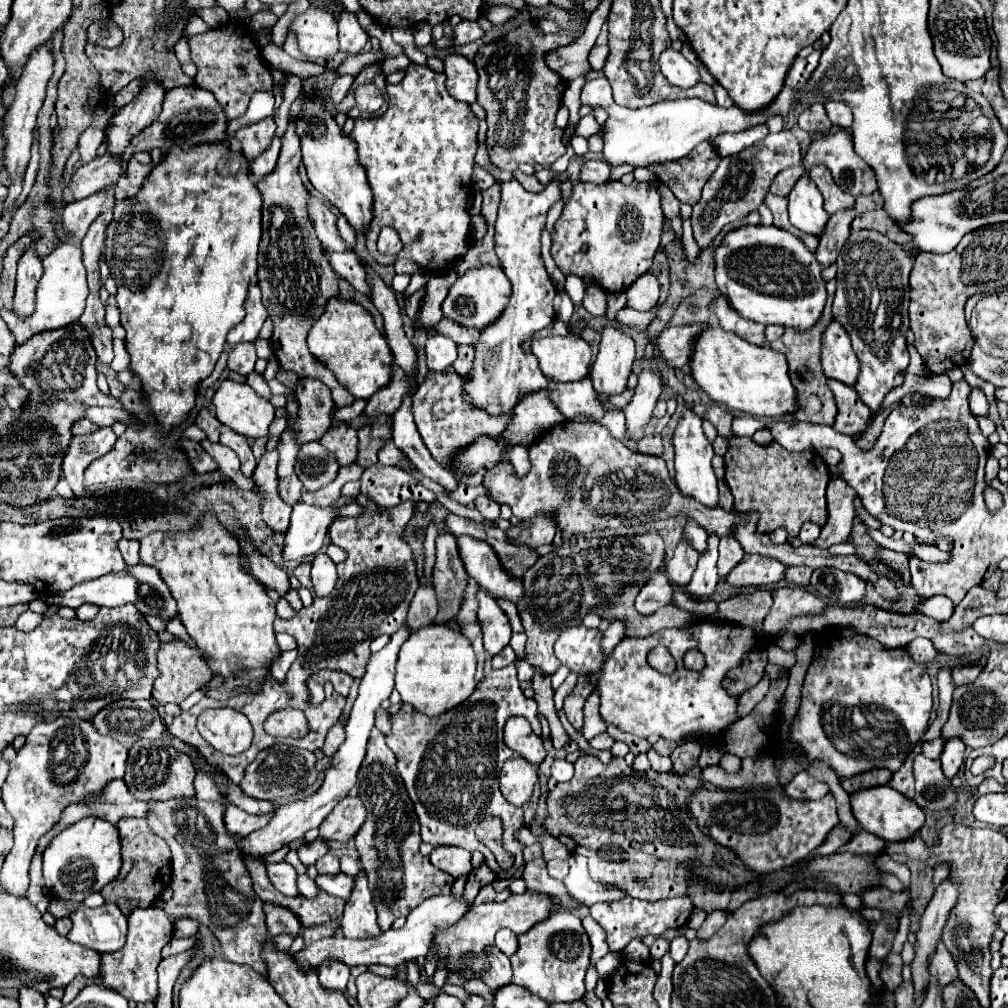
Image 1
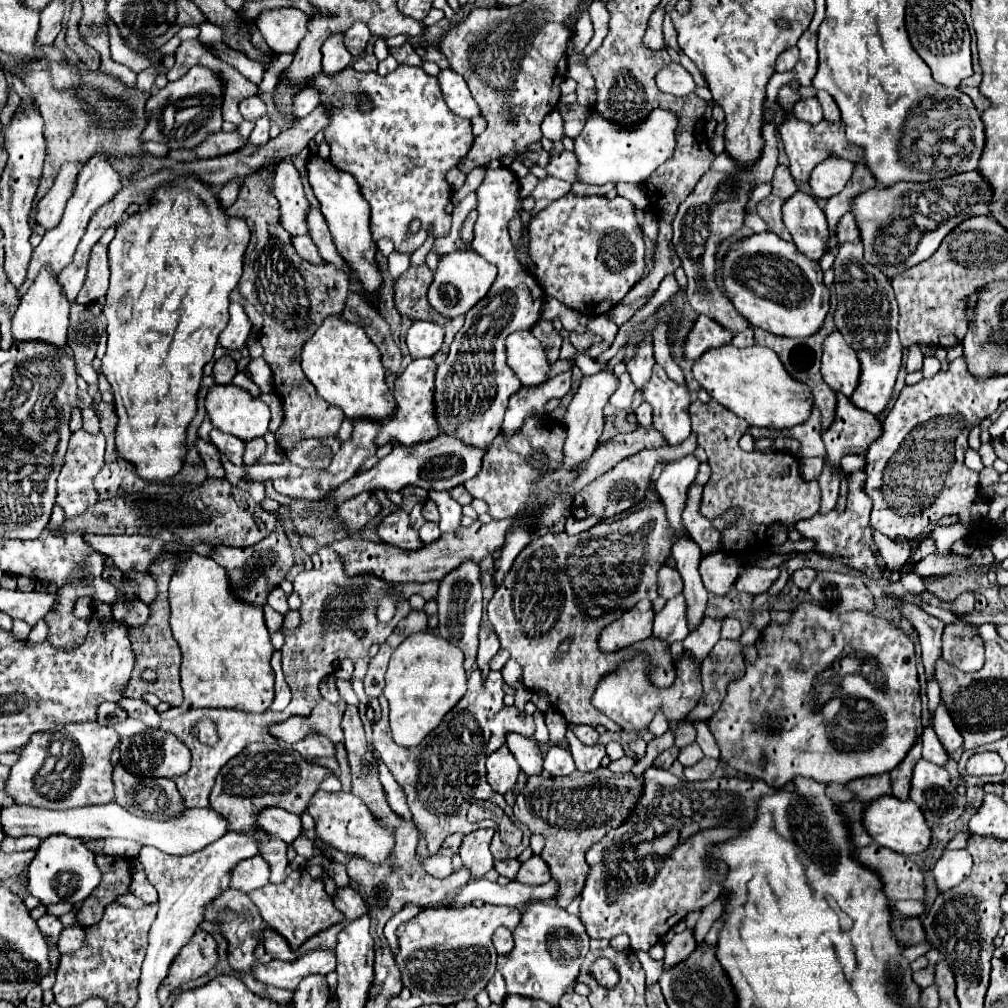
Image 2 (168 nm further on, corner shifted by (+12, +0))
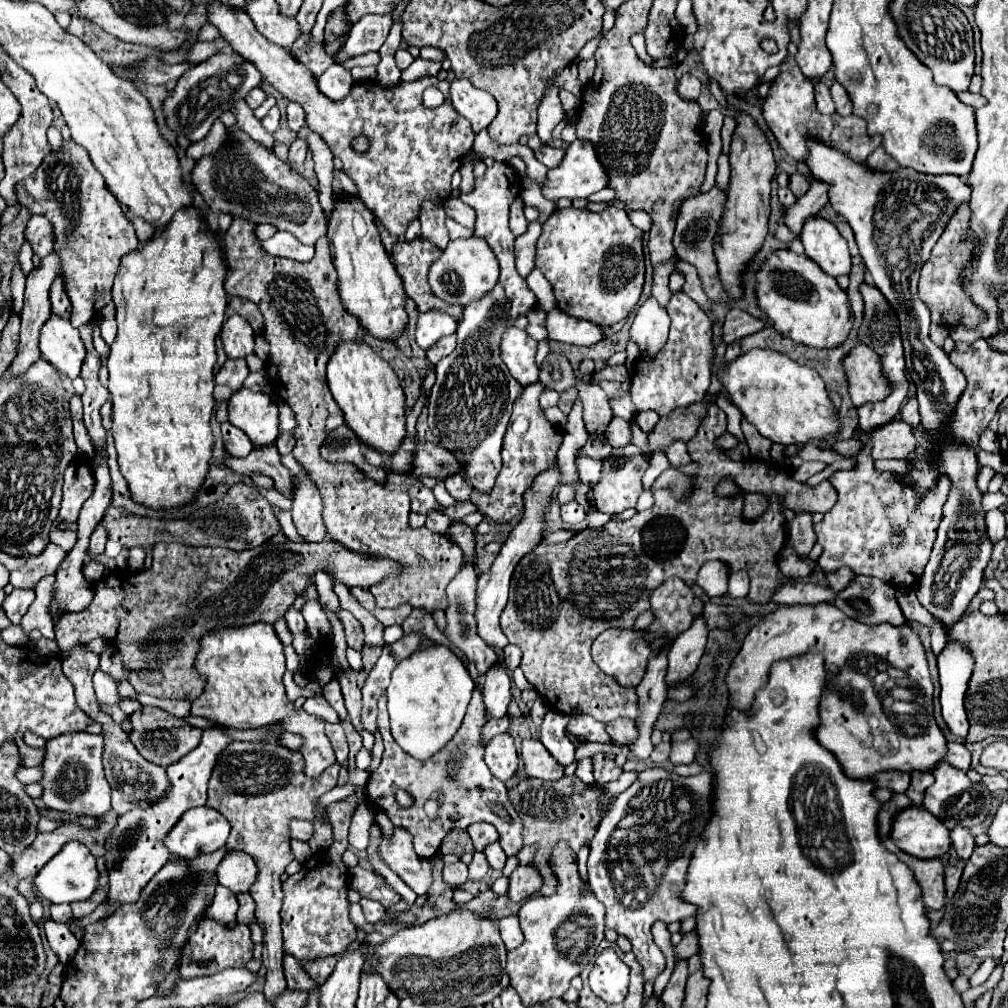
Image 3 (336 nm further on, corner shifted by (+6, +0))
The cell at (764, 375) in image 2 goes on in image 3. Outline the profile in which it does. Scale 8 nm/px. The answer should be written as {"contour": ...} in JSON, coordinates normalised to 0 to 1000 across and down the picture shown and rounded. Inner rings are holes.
{"contour":[[[744,346],[742,350],[730,354],[728,358],[714,364],[710,370],[712,378],[718,382],[724,398],[736,408],[736,412],[764,438],[768,439],[800,439],[804,436],[817,436],[821,430],[827,430],[831,426],[831,410],[827,408],[821,388],[817,386],[815,374],[808,370],[808,366],[800,366],[798,362],[792,362],[784,354],[766,348],[766,346]]]}

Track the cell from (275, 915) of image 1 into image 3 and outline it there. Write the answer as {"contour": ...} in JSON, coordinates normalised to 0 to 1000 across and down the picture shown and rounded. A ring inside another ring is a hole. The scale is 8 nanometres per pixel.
{"contour":[[[282,947],[282,967],[286,973],[288,981],[298,981],[298,983],[308,983],[312,981],[312,973],[310,969],[302,963],[302,959],[298,957],[298,953],[290,947]]]}

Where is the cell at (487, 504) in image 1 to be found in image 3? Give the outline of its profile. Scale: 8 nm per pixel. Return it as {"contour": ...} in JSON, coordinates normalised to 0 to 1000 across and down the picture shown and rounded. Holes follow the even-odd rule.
{"contour":[[[450,471],[446,477],[440,477],[442,479],[442,487],[454,495],[454,497],[464,497],[466,495],[466,489],[468,489],[468,483],[464,481],[464,477],[458,473],[458,471]]]}

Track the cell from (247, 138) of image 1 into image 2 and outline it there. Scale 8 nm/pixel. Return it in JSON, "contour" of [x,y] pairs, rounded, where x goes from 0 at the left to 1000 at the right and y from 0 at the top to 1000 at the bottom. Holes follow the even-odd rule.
{"contour":[[[252,94],[252,96],[246,96],[246,98],[238,100],[238,112],[240,112],[242,118],[254,120],[264,112],[264,104],[256,94]]]}

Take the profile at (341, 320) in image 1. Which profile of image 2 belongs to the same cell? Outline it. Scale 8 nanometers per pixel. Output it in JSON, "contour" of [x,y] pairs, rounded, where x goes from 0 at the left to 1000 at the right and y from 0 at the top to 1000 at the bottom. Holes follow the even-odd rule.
{"contour":[[[323,314],[319,324],[300,346],[300,366],[315,392],[327,402],[333,402],[349,418],[367,416],[381,418],[389,414],[393,398],[383,382],[383,368],[377,358],[375,344],[365,336],[359,324],[341,318],[339,314]]]}

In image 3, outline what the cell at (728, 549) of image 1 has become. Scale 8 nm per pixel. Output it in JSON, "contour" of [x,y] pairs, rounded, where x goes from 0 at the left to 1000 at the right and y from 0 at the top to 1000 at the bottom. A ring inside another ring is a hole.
{"contour":[[[702,557],[696,561],[690,578],[704,590],[704,592],[718,592],[722,588],[722,574],[724,563],[716,557]]]}

